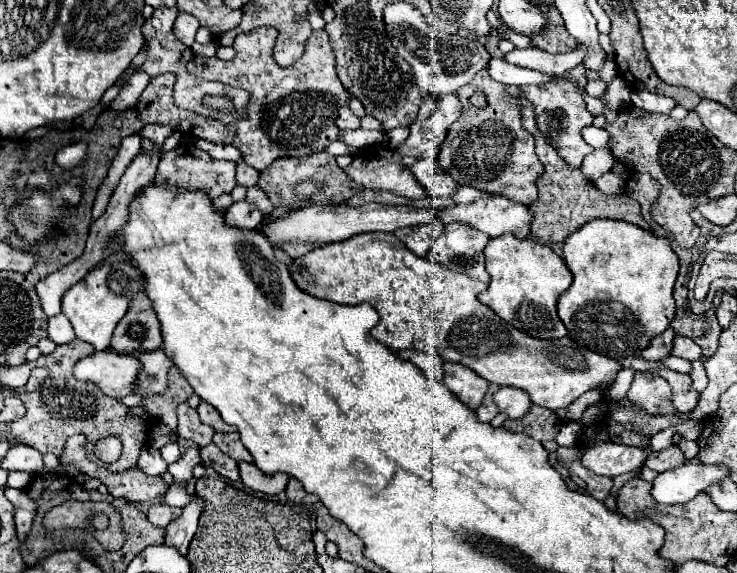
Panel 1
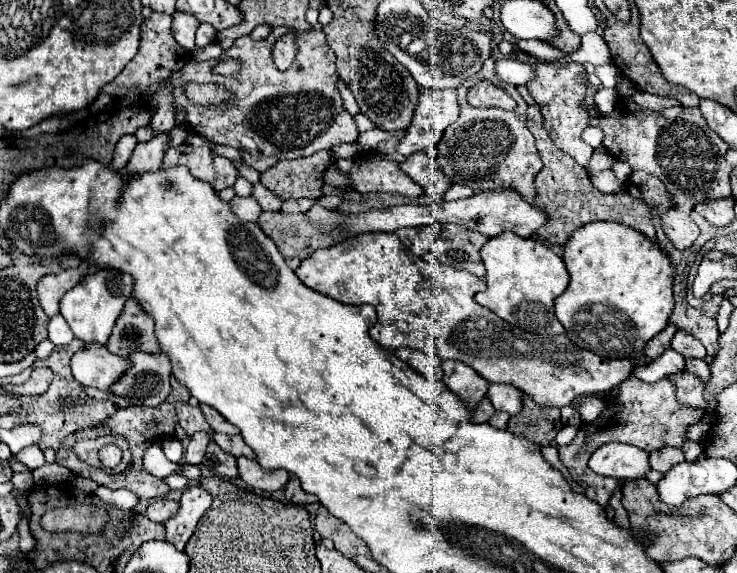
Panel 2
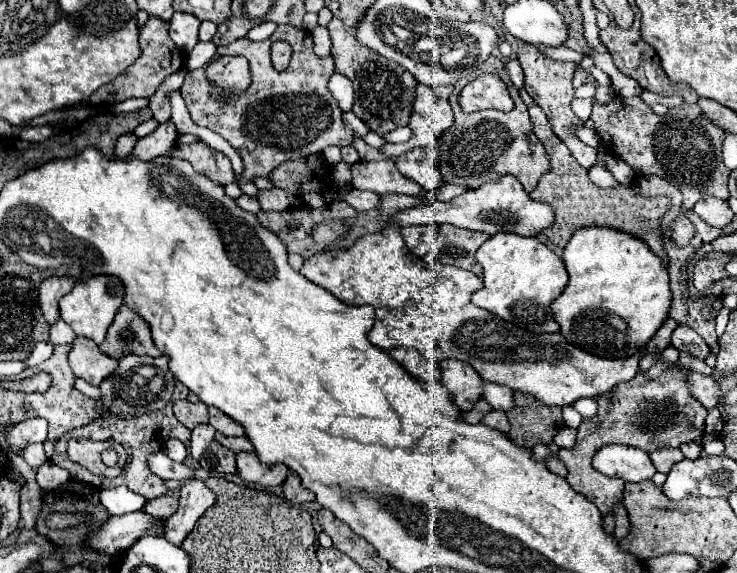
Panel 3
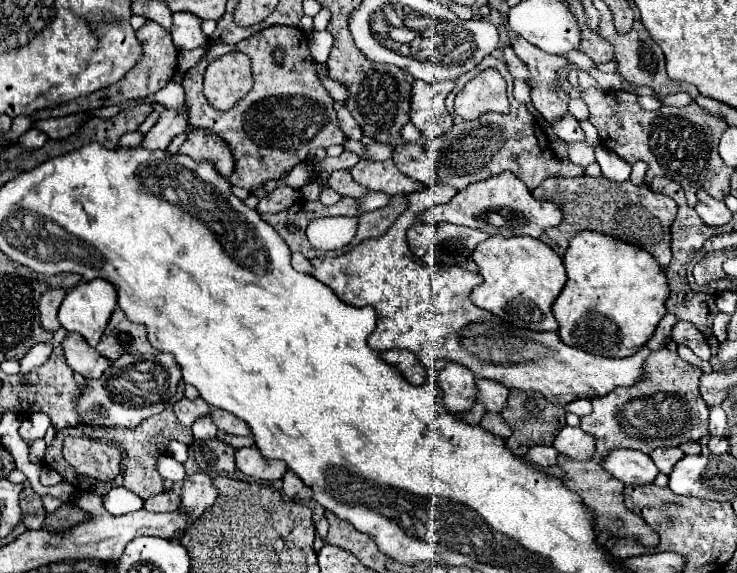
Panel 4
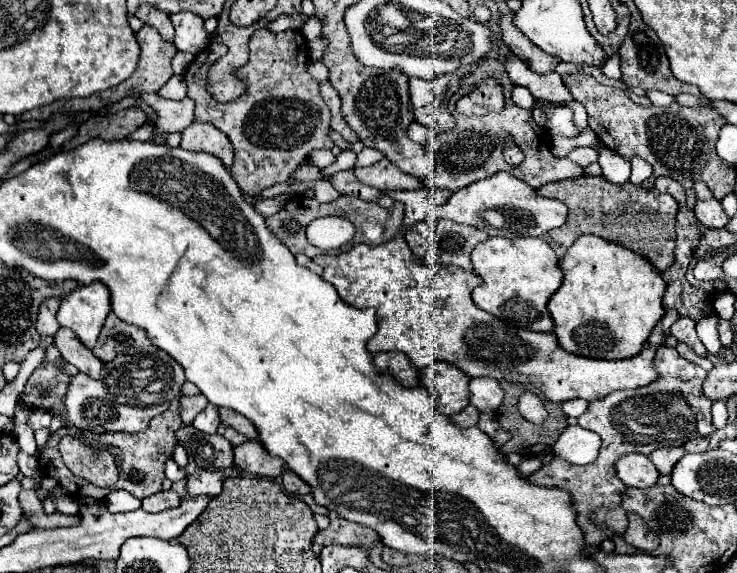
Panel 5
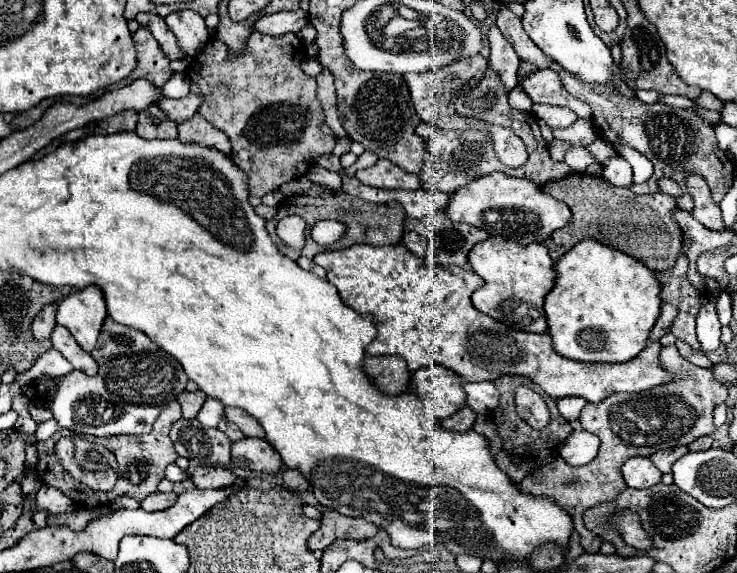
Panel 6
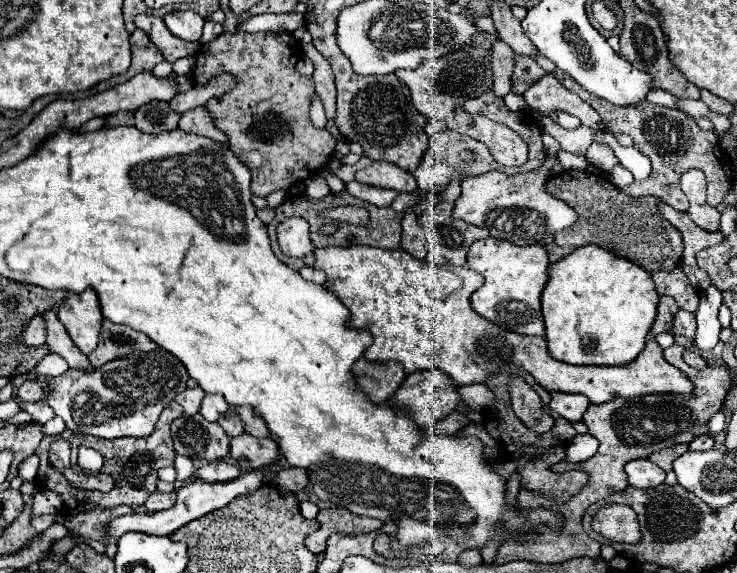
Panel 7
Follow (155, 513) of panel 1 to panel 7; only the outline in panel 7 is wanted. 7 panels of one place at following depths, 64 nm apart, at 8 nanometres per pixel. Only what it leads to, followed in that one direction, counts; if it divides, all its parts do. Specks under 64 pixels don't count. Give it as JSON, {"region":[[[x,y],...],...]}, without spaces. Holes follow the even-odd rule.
{"region":[[[152,492],[152,494],[148,496],[148,500],[144,502],[144,506],[146,506],[148,512],[158,512],[158,510],[168,510],[168,508],[172,508],[174,502],[176,502],[176,494],[174,494],[174,492],[172,492],[172,494]]]}

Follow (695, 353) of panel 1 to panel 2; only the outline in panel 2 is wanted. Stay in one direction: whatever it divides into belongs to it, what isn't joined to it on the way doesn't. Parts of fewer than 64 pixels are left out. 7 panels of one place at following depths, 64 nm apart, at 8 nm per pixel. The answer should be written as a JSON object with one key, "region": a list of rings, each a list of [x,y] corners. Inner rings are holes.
{"region":[[[678,330],[674,334],[672,348],[680,352],[684,358],[704,358],[706,356],[706,348],[700,344],[700,340],[694,340],[694,336],[684,330]]]}

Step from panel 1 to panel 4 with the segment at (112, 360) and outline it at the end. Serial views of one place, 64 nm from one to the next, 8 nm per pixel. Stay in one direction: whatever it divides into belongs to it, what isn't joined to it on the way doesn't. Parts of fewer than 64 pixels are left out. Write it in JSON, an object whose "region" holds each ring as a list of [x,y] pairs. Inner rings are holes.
{"region":[[[66,332],[64,340],[62,340],[62,348],[64,348],[64,356],[66,356],[68,366],[74,372],[82,374],[84,378],[100,378],[102,372],[110,366],[108,358],[100,356],[76,332]]]}

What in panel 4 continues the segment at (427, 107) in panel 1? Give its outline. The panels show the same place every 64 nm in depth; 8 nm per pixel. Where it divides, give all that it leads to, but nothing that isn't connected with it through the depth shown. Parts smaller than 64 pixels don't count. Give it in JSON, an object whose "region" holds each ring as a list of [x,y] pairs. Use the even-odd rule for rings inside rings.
{"region":[[[414,80],[412,84],[410,120],[416,128],[422,130],[428,140],[452,128],[452,116],[444,106],[444,100],[452,92],[452,88],[452,80],[438,84],[424,84],[422,80]],[[378,142],[366,144],[366,146],[364,146],[364,152],[366,152],[366,158],[364,158],[364,160],[370,160],[370,162],[374,162],[374,160],[386,160],[386,158],[390,158],[390,154],[392,154],[392,150],[390,150],[388,146],[378,144]]]}

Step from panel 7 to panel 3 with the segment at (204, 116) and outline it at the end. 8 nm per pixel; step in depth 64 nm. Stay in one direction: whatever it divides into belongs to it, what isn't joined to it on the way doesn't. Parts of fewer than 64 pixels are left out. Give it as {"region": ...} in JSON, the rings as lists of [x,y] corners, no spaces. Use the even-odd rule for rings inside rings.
{"region":[[[198,140],[194,144],[184,144],[182,148],[174,146],[172,156],[188,160],[194,166],[196,172],[204,172],[206,176],[210,176],[214,182],[218,182],[222,186],[236,180],[228,156],[224,156],[222,152],[210,148],[202,140]]]}

